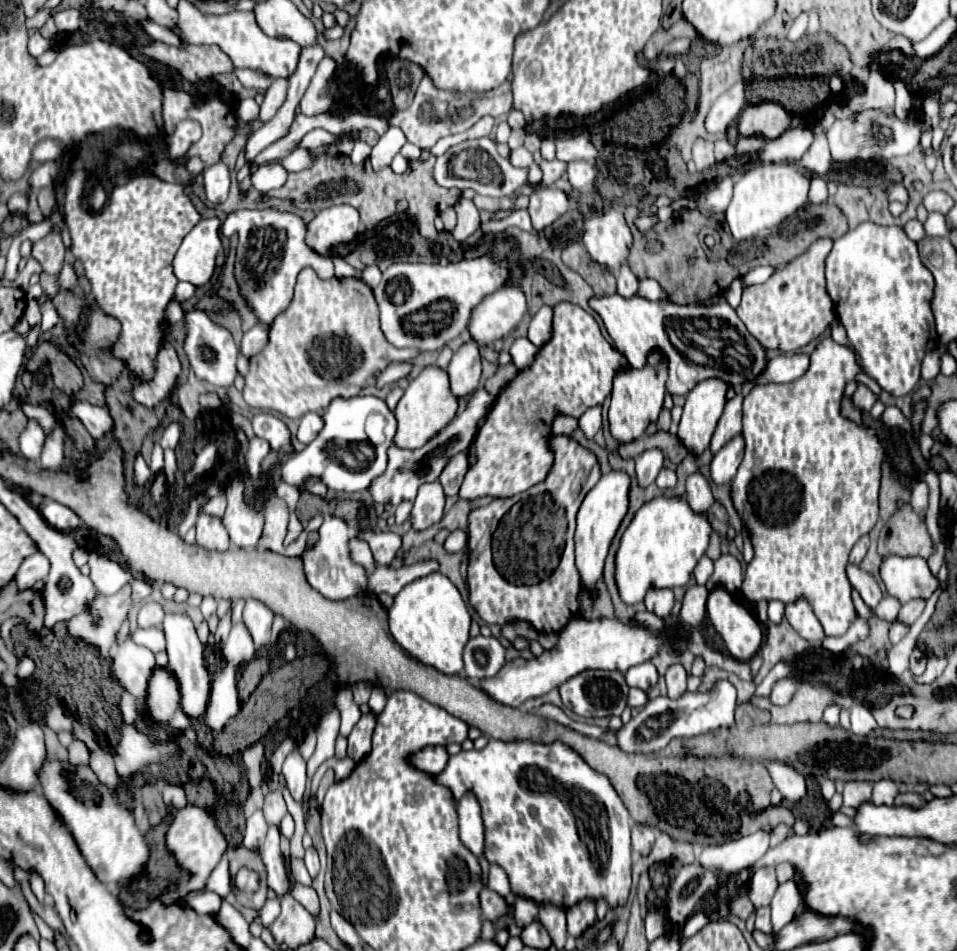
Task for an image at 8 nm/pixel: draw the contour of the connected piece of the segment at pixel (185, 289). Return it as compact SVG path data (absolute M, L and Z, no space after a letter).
M178 282L176 284L176 290L174 290L174 298L176 302L184 302L188 298L192 298L192 294L196 292L196 288L192 288L192 284L184 284L184 282Z

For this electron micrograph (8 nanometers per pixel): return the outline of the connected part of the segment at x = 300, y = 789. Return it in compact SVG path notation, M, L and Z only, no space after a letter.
M298 750L290 752L284 760L282 772L288 782L288 790L294 800L302 800L306 792L306 762Z

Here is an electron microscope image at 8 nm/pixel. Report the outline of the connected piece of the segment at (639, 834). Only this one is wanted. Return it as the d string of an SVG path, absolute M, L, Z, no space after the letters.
M634 826L632 828L632 852L640 856L648 856L654 846L654 828Z

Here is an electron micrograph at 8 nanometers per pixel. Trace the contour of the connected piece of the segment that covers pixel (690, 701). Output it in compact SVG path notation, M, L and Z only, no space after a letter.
M726 680L718 682L714 690L708 694L686 692L678 700L668 700L668 696L660 696L650 700L638 712L638 716L634 716L628 724L622 724L622 728L614 732L616 746L624 752L634 752L634 754L662 752L672 738L692 738L722 726L732 726L734 708L736 708L736 688Z

